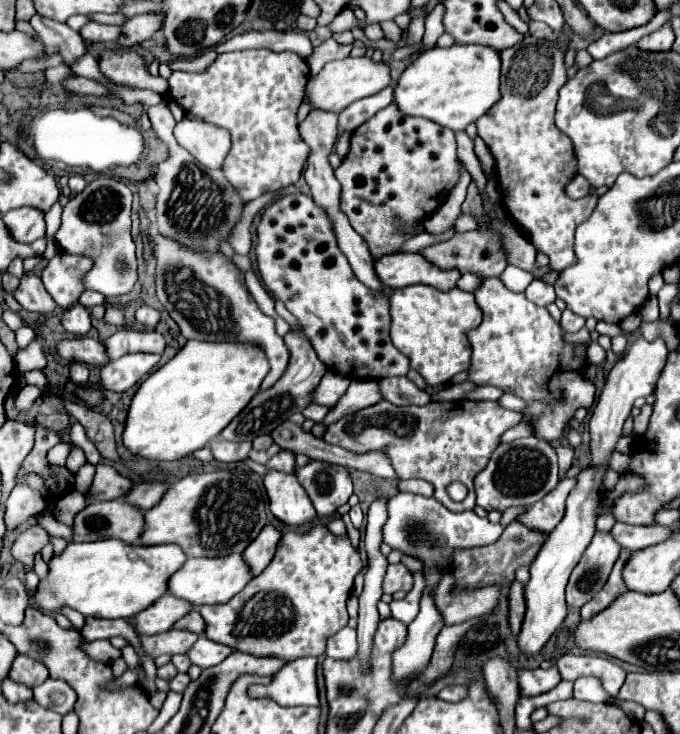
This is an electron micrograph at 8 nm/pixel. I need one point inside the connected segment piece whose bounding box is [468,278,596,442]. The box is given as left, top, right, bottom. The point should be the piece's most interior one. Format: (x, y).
(519, 348)

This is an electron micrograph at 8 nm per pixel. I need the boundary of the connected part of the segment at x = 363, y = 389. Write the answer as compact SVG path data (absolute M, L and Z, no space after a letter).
M352 380L346 394L336 402L336 406L330 408L330 412L326 414L322 424L330 426L348 414L354 414L362 408L376 404L380 398L382 396L376 390L376 380Z

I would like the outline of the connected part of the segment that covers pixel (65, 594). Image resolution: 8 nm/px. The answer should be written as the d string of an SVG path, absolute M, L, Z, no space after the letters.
M100 540L88 544L70 542L62 554L54 554L46 578L32 594L34 606L46 614L60 612L64 606L92 618L130 618L148 608L166 592L168 578L186 562L176 544L138 546L118 540Z

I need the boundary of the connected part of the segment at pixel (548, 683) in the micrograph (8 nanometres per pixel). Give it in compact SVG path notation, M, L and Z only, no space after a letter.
M550 666L548 670L536 668L536 670L520 670L520 694L524 696L536 696L552 690L562 678L556 666Z

